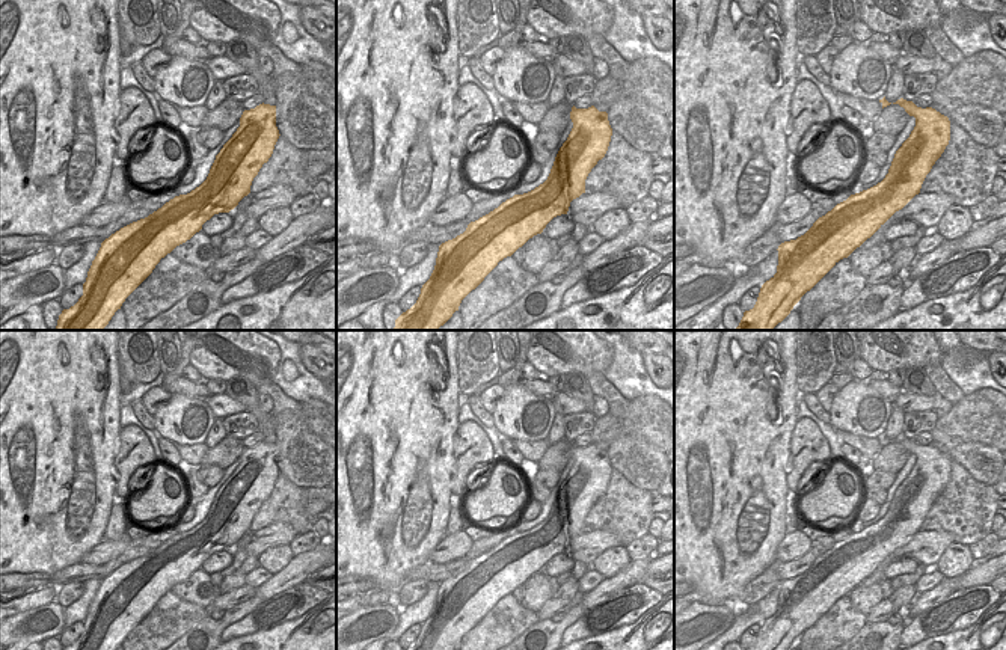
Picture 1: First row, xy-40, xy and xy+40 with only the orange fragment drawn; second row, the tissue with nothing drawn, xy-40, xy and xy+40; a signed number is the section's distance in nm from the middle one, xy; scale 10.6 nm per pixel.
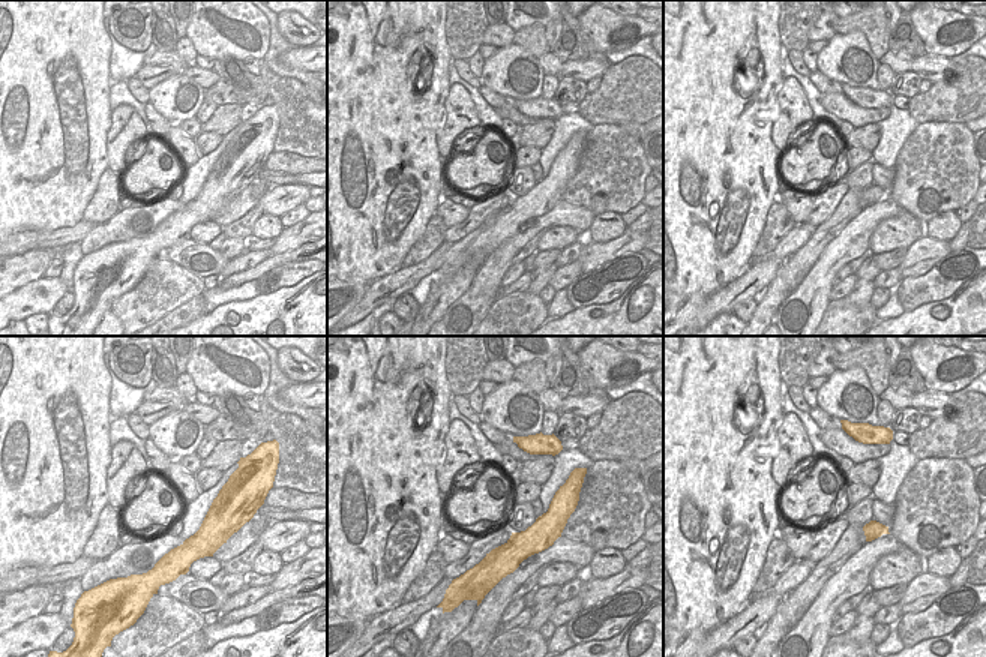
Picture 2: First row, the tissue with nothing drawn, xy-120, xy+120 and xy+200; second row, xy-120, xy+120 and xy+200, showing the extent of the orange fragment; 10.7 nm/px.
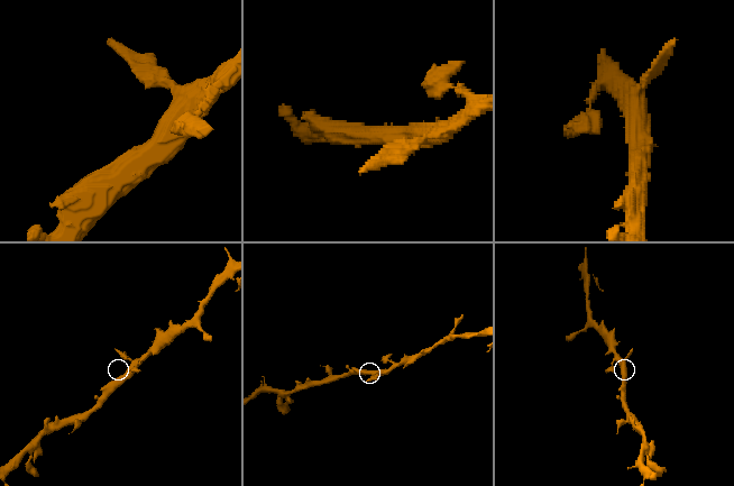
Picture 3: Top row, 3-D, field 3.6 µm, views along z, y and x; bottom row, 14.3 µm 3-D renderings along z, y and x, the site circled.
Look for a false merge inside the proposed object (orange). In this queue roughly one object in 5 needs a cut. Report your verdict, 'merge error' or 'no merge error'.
no merge error

